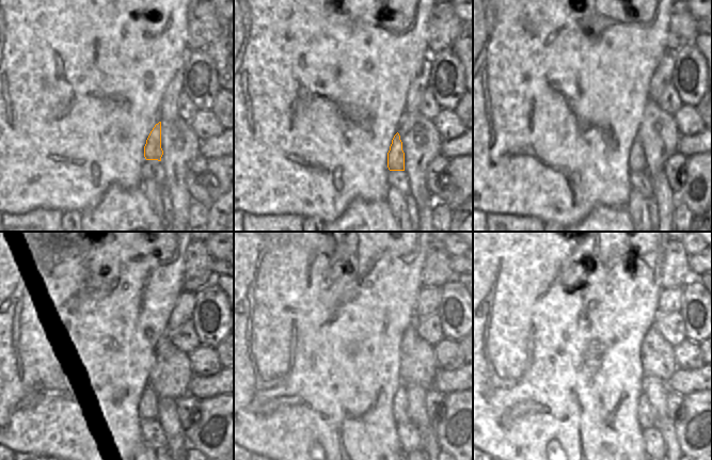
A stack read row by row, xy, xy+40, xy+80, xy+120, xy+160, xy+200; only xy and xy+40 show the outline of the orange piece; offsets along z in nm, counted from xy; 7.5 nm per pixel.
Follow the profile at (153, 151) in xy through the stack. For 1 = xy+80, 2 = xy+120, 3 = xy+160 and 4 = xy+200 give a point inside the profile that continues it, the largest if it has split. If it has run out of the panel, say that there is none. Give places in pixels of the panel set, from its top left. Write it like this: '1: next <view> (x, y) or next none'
1: next xy+80 (636, 158)
2: next xy+120 (158, 397)
3: next xy+160 (400, 408)
4: next xy+200 (645, 416)

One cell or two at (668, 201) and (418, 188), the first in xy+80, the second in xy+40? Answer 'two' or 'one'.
two

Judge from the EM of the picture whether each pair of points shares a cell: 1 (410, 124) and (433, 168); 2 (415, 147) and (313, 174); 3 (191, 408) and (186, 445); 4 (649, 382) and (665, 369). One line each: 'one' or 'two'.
1: two
2: two
3: two
4: two

